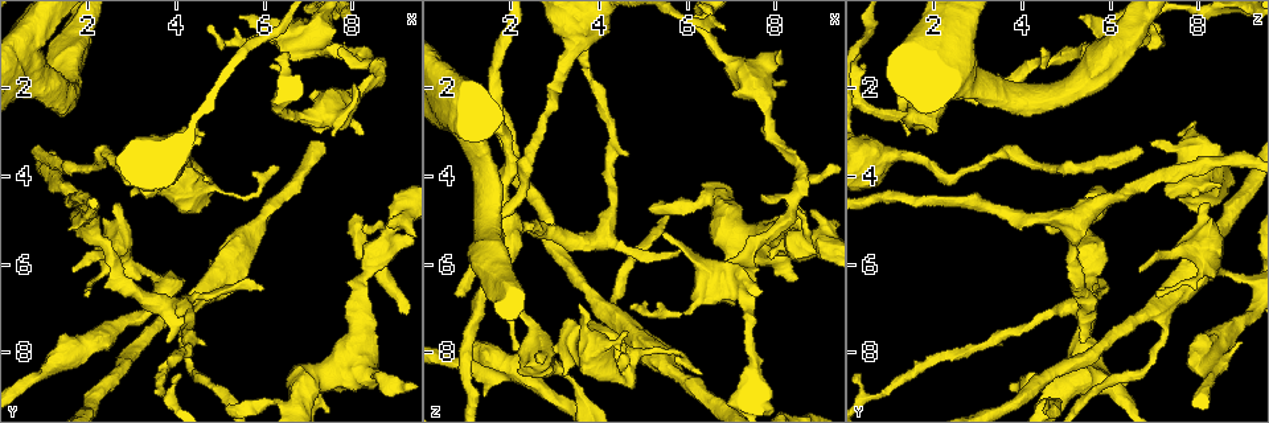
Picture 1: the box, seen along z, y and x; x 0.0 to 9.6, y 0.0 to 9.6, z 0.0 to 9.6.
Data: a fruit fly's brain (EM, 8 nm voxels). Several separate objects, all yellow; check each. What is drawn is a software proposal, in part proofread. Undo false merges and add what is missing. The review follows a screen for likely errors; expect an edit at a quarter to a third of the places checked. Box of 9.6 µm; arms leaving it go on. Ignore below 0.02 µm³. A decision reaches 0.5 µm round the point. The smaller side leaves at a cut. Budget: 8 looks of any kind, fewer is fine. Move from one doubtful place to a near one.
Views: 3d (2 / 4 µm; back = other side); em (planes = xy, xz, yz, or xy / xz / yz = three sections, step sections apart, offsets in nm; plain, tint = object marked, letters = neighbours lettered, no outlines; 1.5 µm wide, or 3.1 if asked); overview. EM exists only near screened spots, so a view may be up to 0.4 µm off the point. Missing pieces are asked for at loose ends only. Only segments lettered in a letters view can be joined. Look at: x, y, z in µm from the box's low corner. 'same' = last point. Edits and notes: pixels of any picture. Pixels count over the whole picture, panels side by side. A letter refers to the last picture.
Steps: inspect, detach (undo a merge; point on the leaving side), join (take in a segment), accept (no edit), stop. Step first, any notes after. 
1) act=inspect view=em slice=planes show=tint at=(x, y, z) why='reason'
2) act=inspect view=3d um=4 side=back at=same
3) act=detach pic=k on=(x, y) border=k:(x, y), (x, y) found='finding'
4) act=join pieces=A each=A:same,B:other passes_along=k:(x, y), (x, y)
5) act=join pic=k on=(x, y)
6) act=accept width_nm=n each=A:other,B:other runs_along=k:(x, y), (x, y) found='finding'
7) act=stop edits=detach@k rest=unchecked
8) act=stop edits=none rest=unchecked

act=inspect view=3d um=2 at=(8.25, 6.40, 5.60) why='calibre changes'

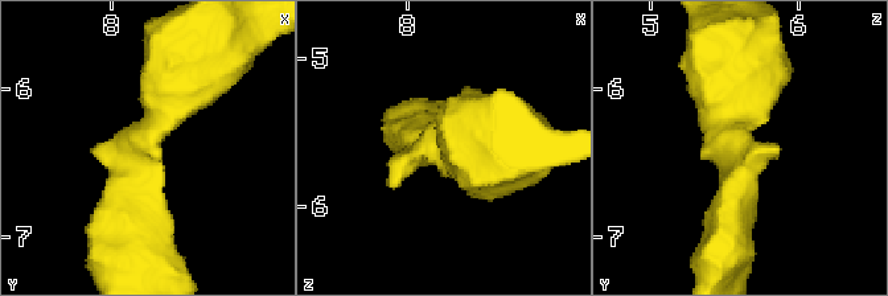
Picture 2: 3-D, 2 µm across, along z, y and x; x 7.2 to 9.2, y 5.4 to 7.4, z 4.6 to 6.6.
act=inspect view=em slice=xz step=8 show=letters at=(8.18, 6.42, 5.54) arm_widths_nm=360,550

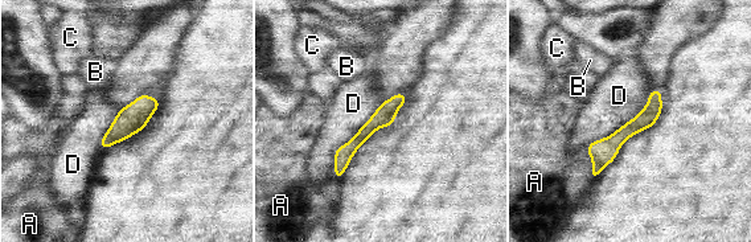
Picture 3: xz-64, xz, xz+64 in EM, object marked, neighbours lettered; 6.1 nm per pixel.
act=inspect view=em slice=planes show=letters at=same why='cut it another way'

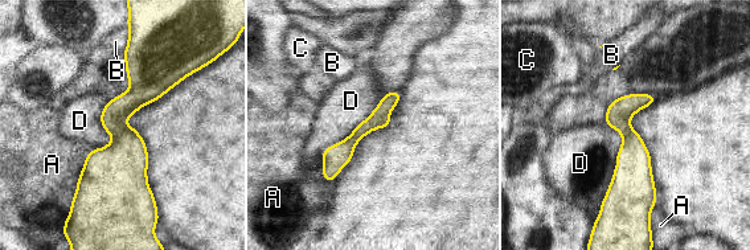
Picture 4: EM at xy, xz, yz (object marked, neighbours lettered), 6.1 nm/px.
act=accept longest_contact=D:550nm each=A:other,B:other,C:other,D:other border=4:(605, 121), (621, 148), (598, 213) found='one neuron here'

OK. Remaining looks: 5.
act=inspect view=em slice=yz step=4 show=tint at=(3.50, 6.20, 8.85) why='narrows sharply'

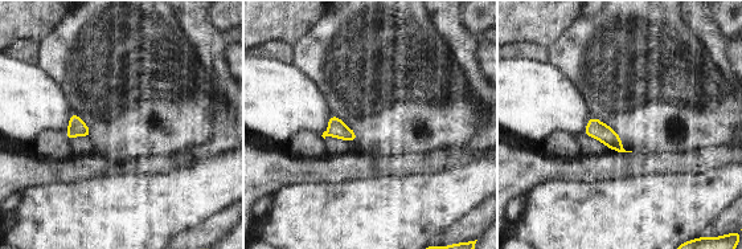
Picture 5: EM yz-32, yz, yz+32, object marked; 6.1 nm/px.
act=inspect view=em slice=planes show=tint at=same

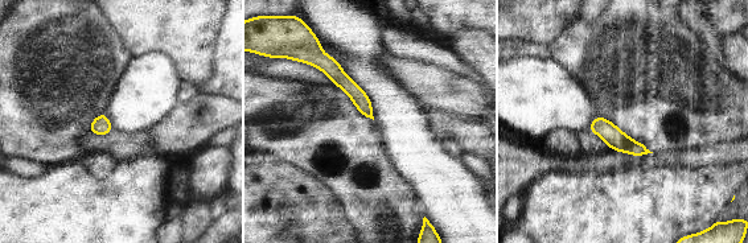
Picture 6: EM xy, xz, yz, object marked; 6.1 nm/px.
act=inspect view=em slice=planes show=letters at=same

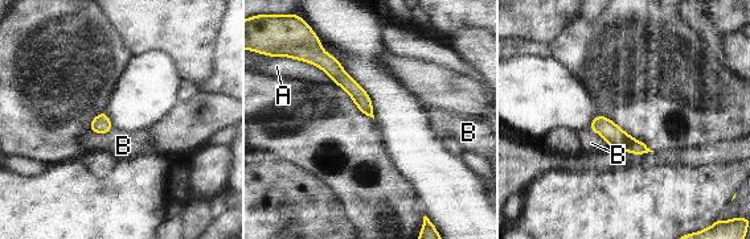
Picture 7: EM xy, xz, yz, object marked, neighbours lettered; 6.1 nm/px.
act=accept each=A:other,B:other runs_along=7:(320, 62), (360, 97), (369, 112) found='all the same neuron'

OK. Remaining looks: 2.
act=inspect view=em slice=planes show=tint at=(3.45, 3.20, 6.95) why='free end'

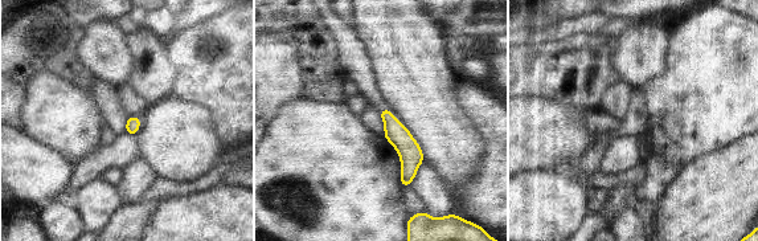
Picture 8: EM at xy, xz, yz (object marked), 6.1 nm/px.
act=inspect view=em slice=planes show=letters at=same

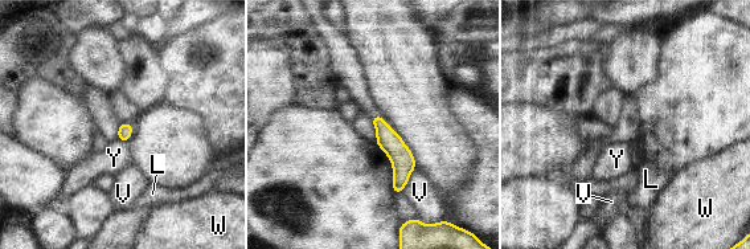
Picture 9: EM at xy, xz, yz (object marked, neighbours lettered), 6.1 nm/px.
act=accept each=L:other,V:other,W:other,Y:other border=9:(118, 138), (124, 142) found='none of them fits'

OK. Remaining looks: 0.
act=stop edits=none rest=unchecked

